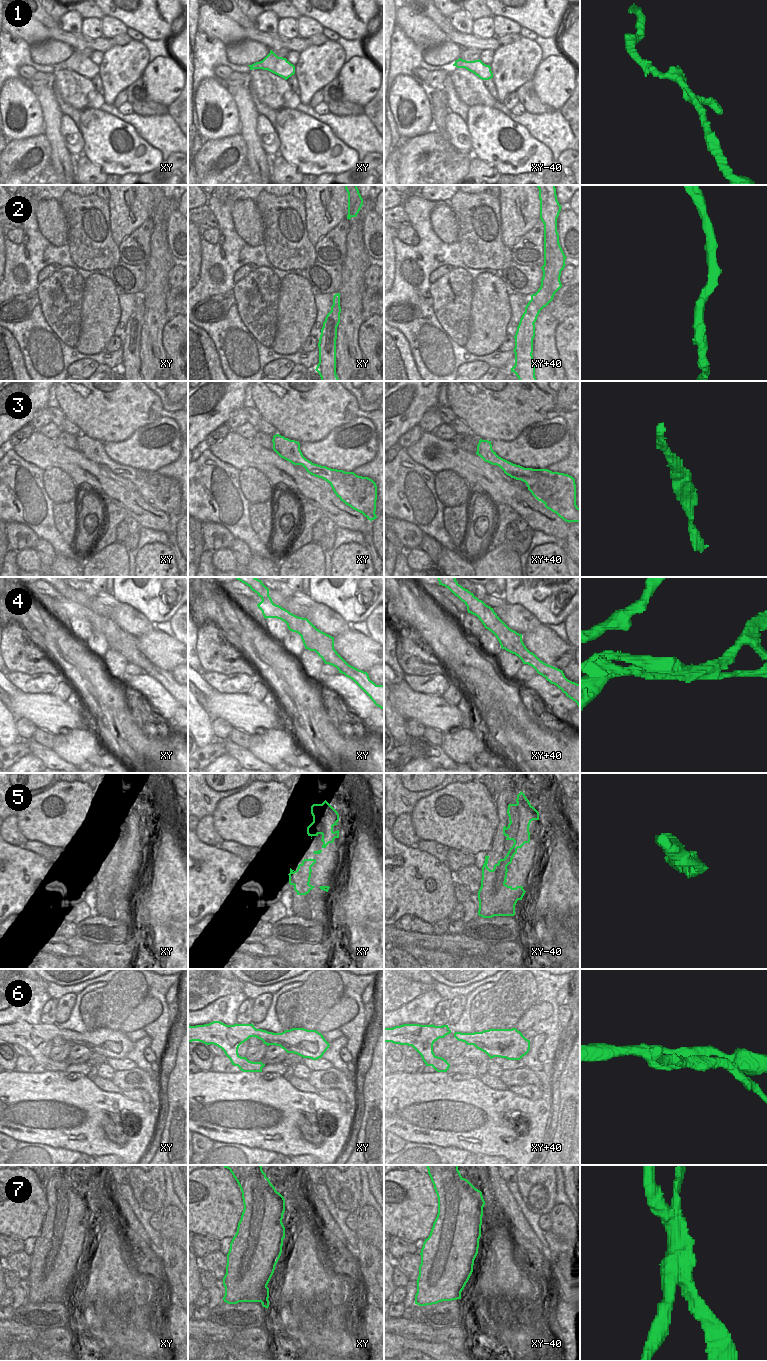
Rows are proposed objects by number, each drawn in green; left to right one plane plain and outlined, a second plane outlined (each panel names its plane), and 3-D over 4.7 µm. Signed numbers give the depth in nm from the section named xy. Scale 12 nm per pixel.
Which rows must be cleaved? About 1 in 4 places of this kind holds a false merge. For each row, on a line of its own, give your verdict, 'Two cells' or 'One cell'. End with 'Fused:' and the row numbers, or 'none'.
1: One cell
2: One cell
3: One cell
4: Two cells
5: One cell
6: Two cells
7: Two cells
Fused: 4, 6, 7

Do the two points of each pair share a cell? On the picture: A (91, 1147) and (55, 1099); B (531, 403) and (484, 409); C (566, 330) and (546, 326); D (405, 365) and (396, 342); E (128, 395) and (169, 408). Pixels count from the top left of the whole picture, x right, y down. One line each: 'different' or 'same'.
A: same
B: same
C: different
D: same
E: different

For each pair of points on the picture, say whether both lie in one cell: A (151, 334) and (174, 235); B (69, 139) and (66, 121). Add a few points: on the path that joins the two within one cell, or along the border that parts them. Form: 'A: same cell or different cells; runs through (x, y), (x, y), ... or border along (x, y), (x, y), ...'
A: different cells; border along (166, 227), (167, 245), (173, 257)
B: same cell; runs through (69, 135), (68, 125)

